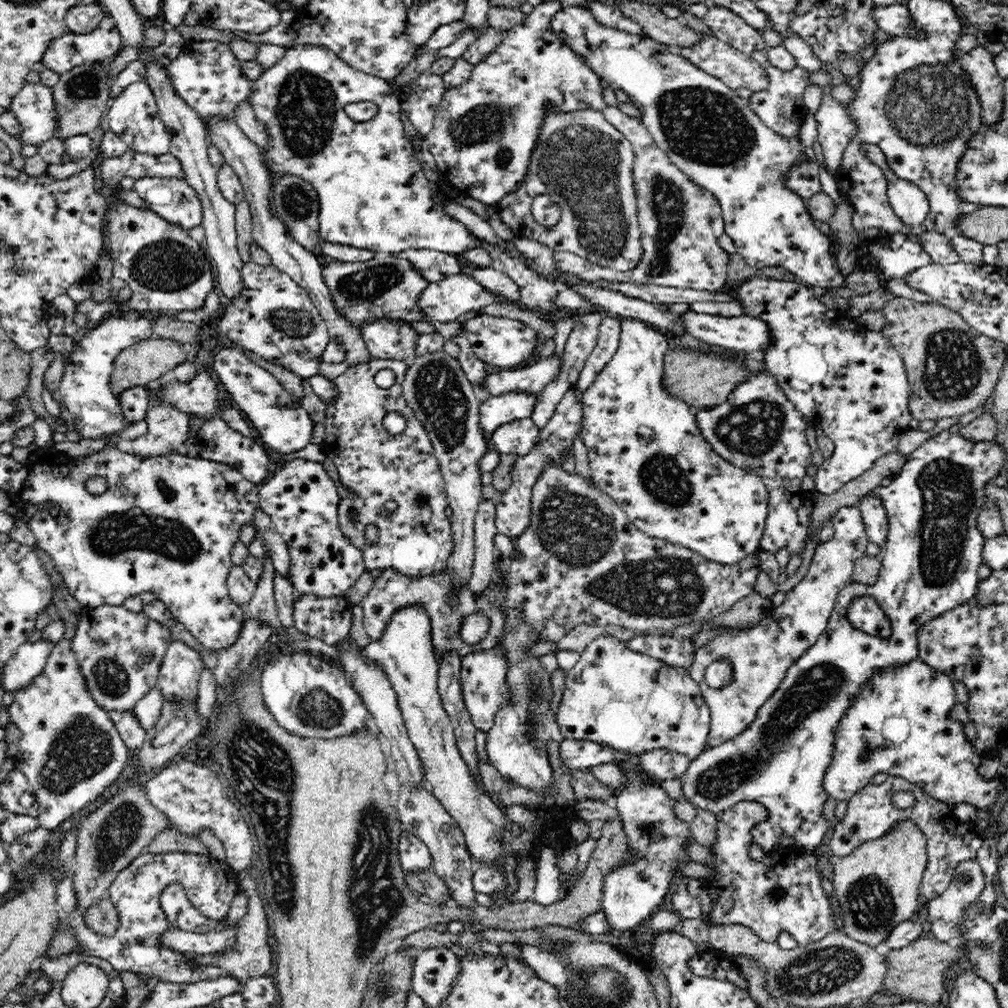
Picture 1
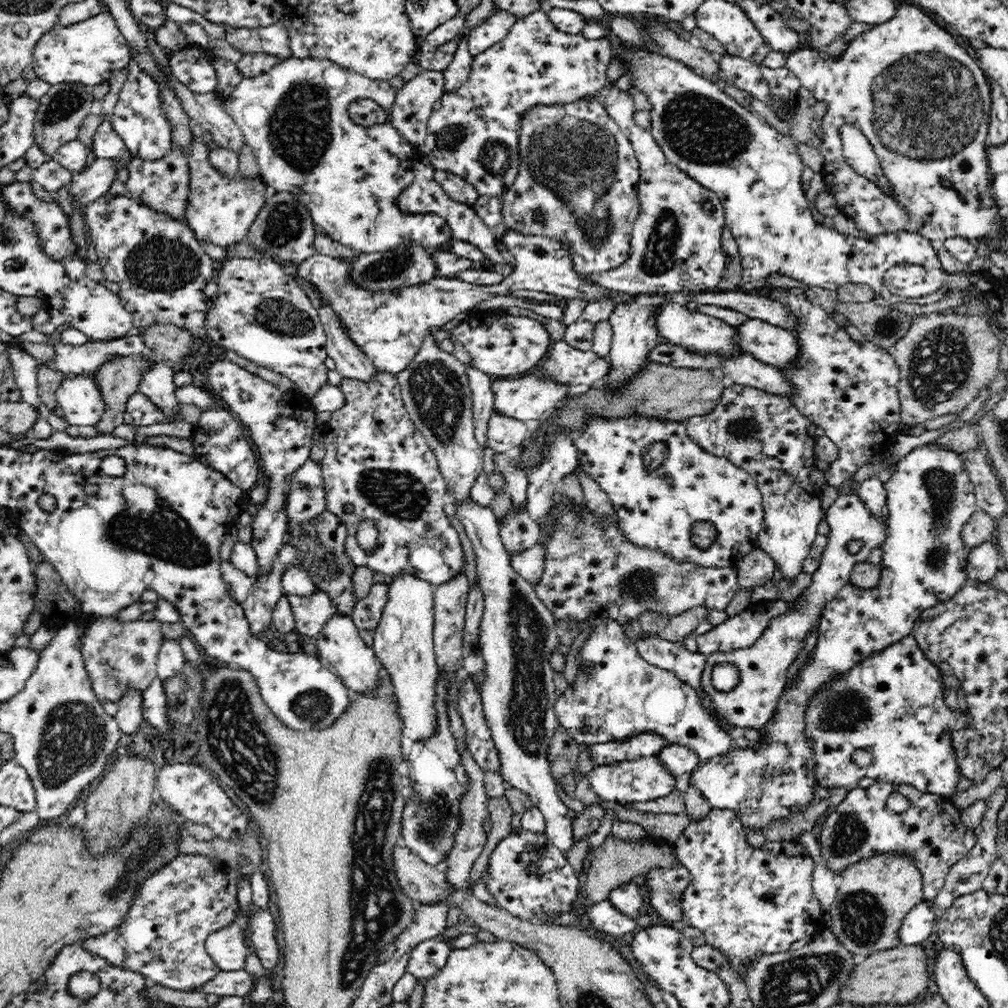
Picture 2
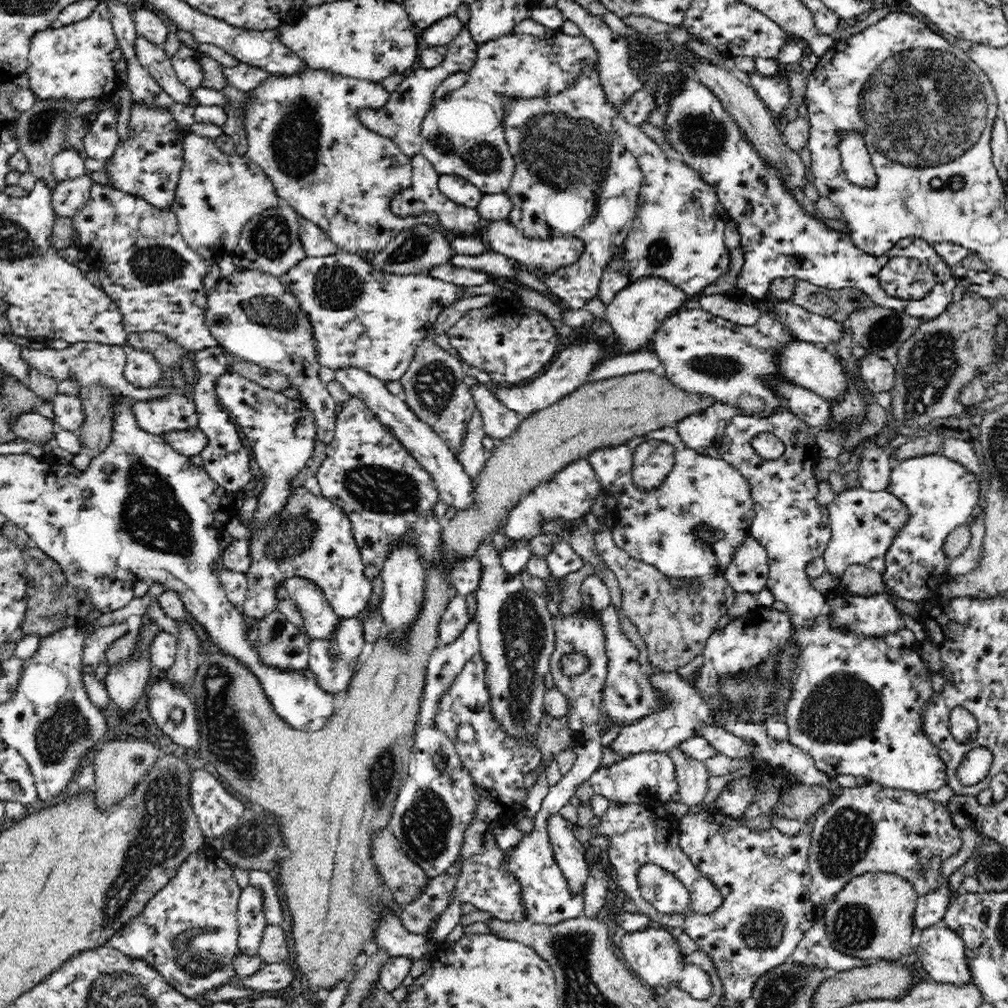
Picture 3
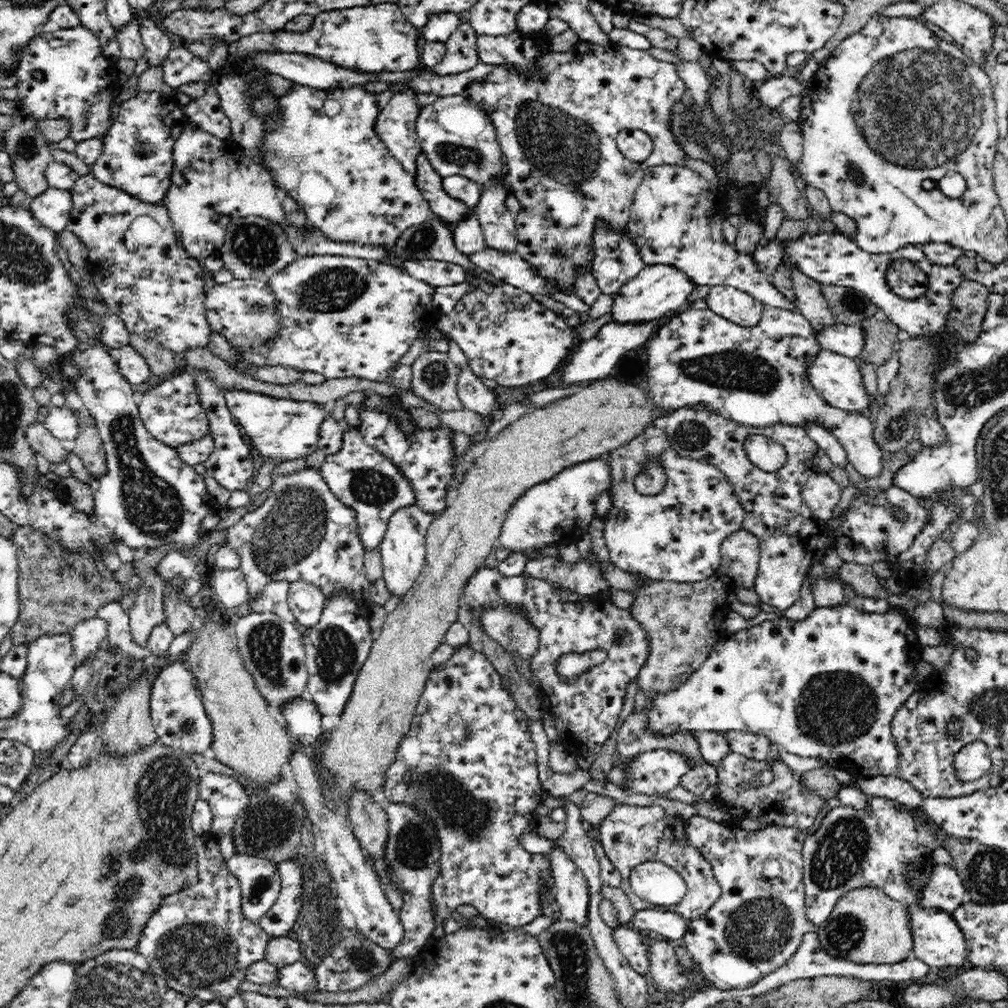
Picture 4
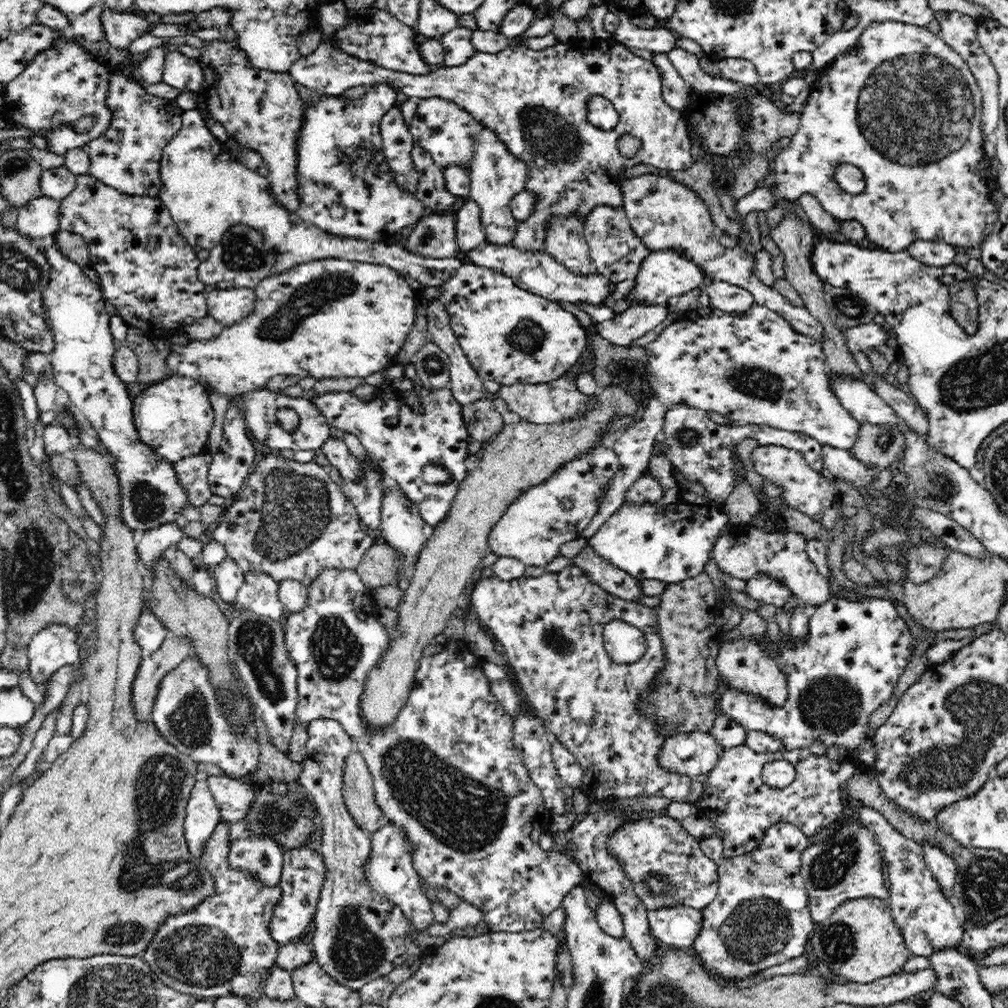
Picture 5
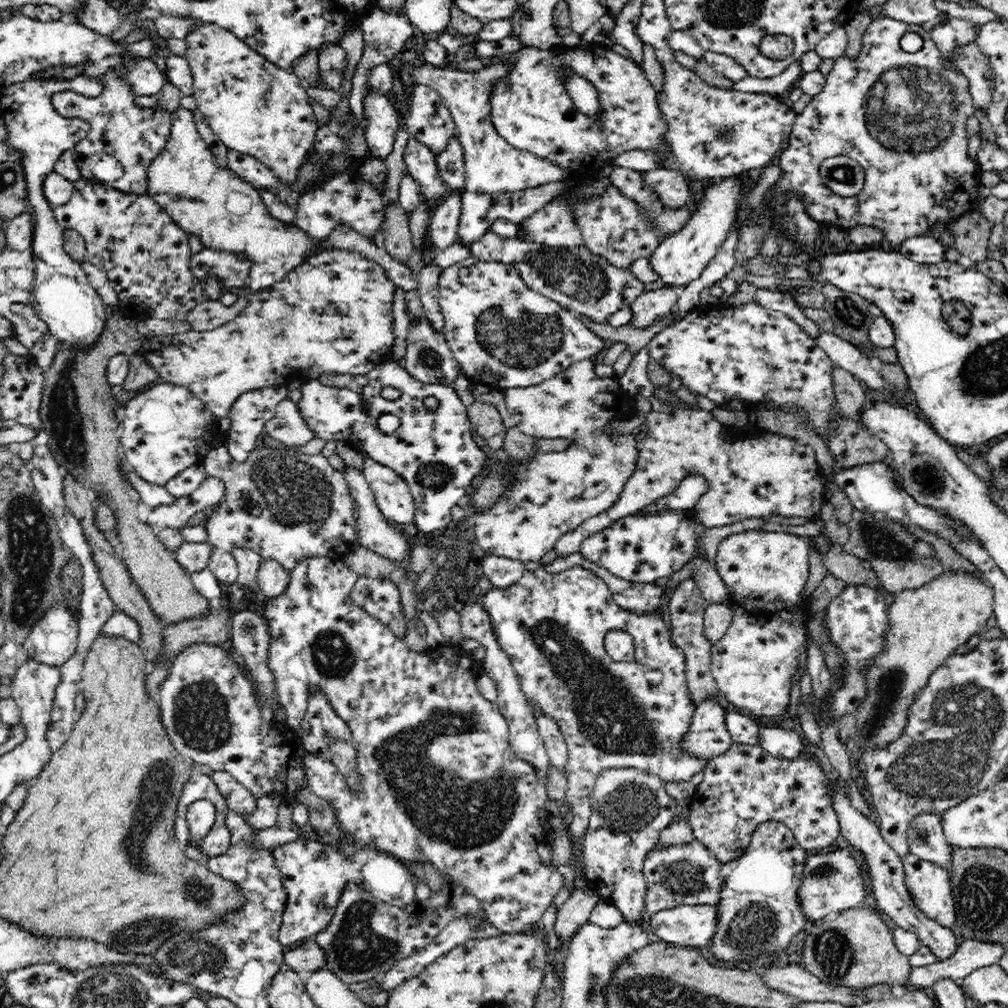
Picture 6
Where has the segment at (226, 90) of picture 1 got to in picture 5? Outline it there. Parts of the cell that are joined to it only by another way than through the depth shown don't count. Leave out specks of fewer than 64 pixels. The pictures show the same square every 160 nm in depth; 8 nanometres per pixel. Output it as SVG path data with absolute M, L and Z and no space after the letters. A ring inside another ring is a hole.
M175 50L165 56L162 78L175 90L198 93L203 82L202 67L197 59Z

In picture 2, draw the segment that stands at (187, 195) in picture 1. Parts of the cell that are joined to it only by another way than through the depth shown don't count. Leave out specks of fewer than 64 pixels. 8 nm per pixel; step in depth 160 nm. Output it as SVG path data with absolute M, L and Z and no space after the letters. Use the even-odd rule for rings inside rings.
M172 142L168 154L158 159L131 158L128 171L129 176L125 185L130 197L134 197L156 212L166 213L176 220L186 222L183 220L183 208L186 205L189 160L184 145Z

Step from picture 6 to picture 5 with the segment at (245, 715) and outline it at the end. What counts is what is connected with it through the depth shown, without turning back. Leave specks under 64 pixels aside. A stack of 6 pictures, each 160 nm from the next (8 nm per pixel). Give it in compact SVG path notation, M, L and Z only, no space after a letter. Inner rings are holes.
M192 655L184 658L176 668L169 670L165 678L161 680L157 698L153 702L154 708L151 721L158 729L160 736L164 736L172 746L177 748L178 753L185 758L190 758L196 763L210 763L219 773L241 780L243 776L256 770L260 756L258 744L250 734L246 734L244 738L232 734L232 730L230 730L230 726L226 722L226 716L220 712L222 706L216 702L212 687L214 687L214 683L210 681L210 668L208 665L198 656Z

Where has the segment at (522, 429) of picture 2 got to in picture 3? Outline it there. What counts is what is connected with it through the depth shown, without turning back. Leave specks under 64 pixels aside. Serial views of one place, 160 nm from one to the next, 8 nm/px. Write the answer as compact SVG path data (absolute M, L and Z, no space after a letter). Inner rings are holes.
M474 384L467 390L470 391L475 410L480 411L480 415L482 415L485 434L495 442L502 440L518 428L520 420L516 416L516 412L498 400L489 385Z

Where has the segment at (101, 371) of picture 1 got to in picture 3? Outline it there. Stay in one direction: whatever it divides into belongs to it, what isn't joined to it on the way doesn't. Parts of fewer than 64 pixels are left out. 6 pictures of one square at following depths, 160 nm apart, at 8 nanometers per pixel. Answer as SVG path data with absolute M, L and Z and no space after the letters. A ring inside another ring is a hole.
M58 394L50 398L57 428L64 428L77 433L83 424L82 401L78 395Z

